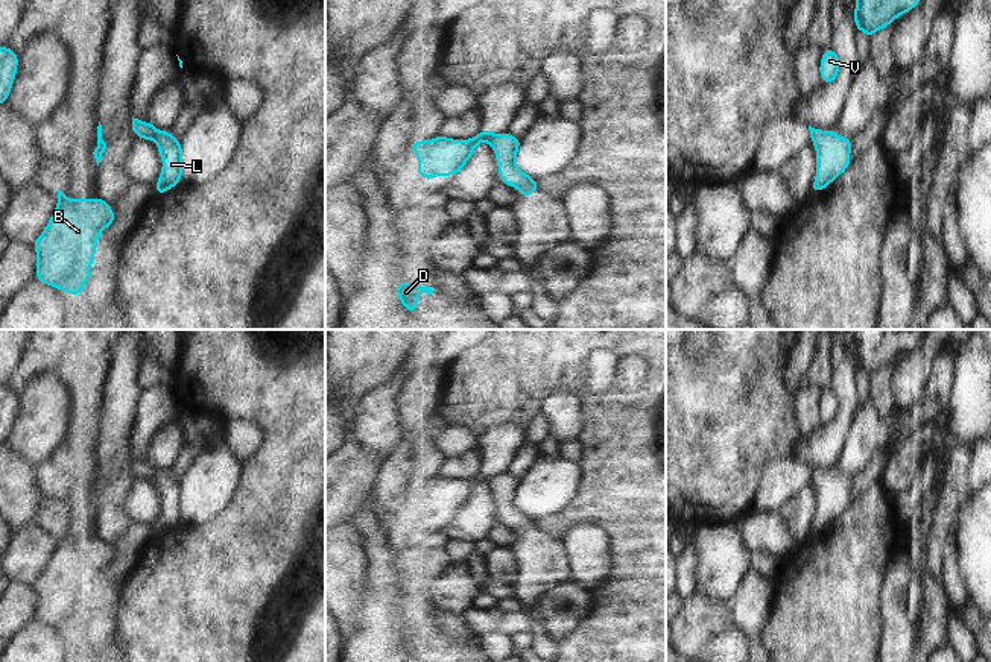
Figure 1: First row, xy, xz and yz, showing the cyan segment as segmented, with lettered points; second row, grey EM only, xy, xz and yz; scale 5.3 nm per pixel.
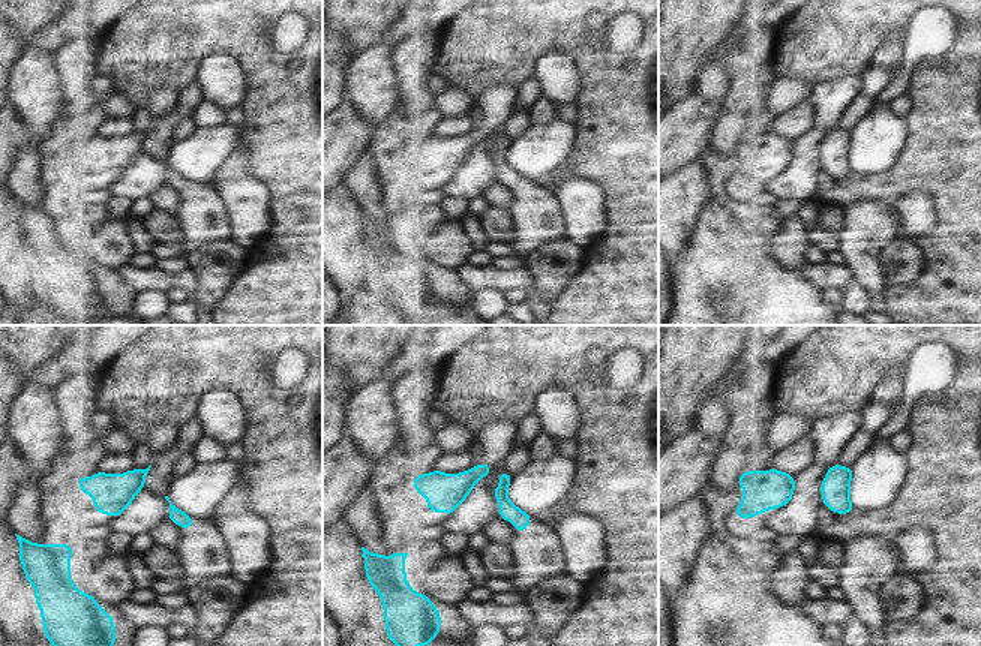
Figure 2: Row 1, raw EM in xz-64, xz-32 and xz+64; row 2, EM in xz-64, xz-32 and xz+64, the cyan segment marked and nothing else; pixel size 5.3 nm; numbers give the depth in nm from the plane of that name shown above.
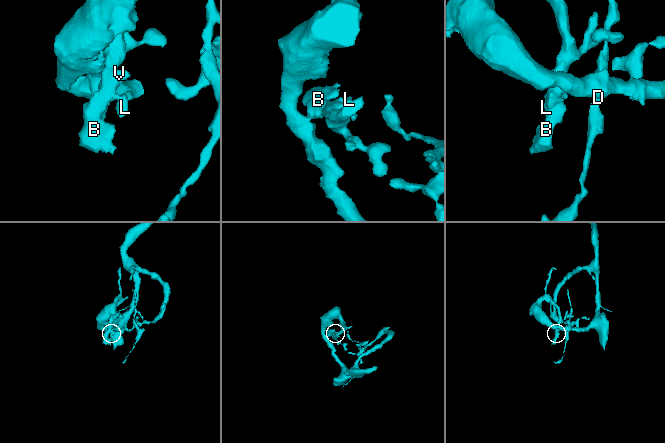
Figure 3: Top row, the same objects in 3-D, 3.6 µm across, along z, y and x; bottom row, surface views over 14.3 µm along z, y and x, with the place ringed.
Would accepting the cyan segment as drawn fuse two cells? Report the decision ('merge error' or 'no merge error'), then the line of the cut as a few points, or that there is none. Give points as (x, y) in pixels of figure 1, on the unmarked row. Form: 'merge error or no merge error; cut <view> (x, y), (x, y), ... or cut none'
merge error; cut xz (496, 474), (490, 483)

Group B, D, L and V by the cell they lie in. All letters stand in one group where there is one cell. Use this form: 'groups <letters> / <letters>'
groups B D V / L

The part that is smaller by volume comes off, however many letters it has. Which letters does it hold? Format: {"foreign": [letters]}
{"foreign": ["L"]}

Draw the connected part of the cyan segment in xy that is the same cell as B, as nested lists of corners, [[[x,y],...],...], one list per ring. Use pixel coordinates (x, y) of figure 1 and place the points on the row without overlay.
[[[58,528],[56,548],[32,588],[36,592],[35,619],[64,633],[81,636],[91,619],[93,601],[100,572],[111,566],[116,554],[111,544],[100,539],[70,539]]]

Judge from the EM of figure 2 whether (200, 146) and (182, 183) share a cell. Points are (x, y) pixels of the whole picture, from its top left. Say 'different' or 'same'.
different

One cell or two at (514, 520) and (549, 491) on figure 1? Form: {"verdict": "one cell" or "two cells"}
{"verdict": "two cells"}

